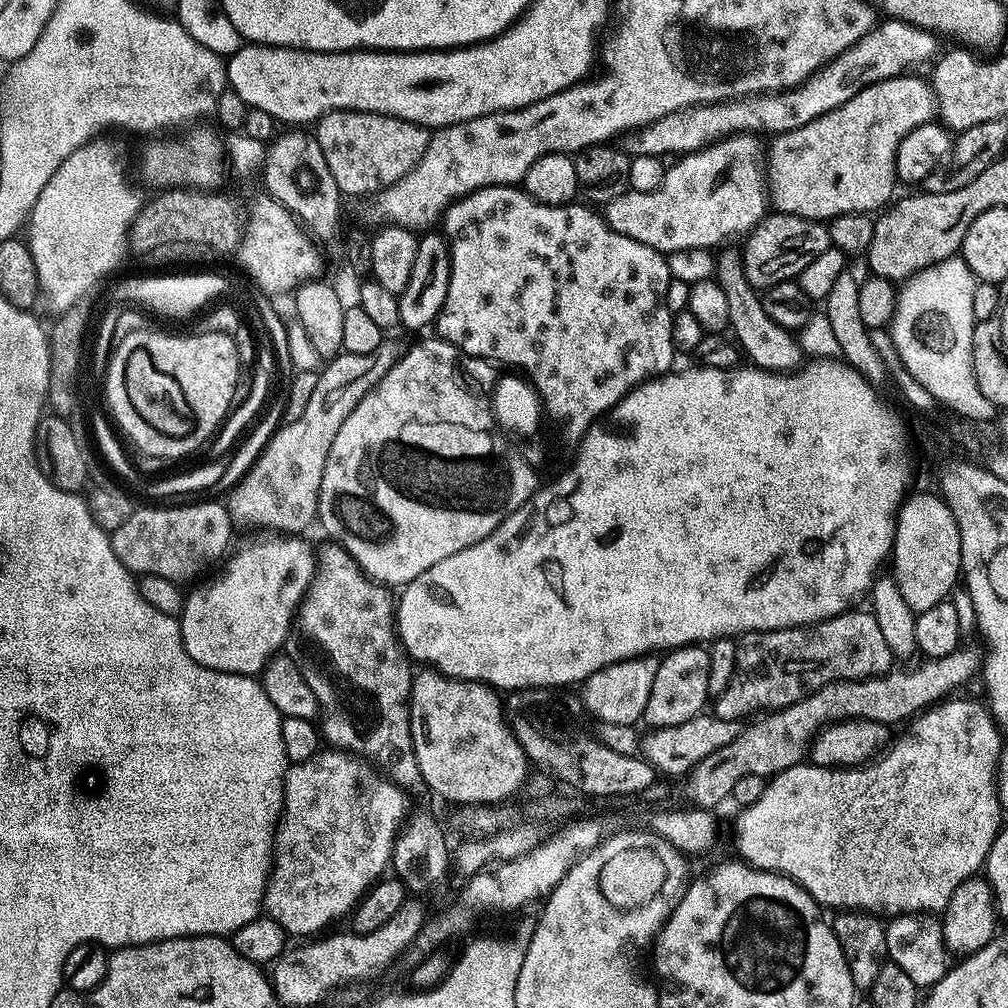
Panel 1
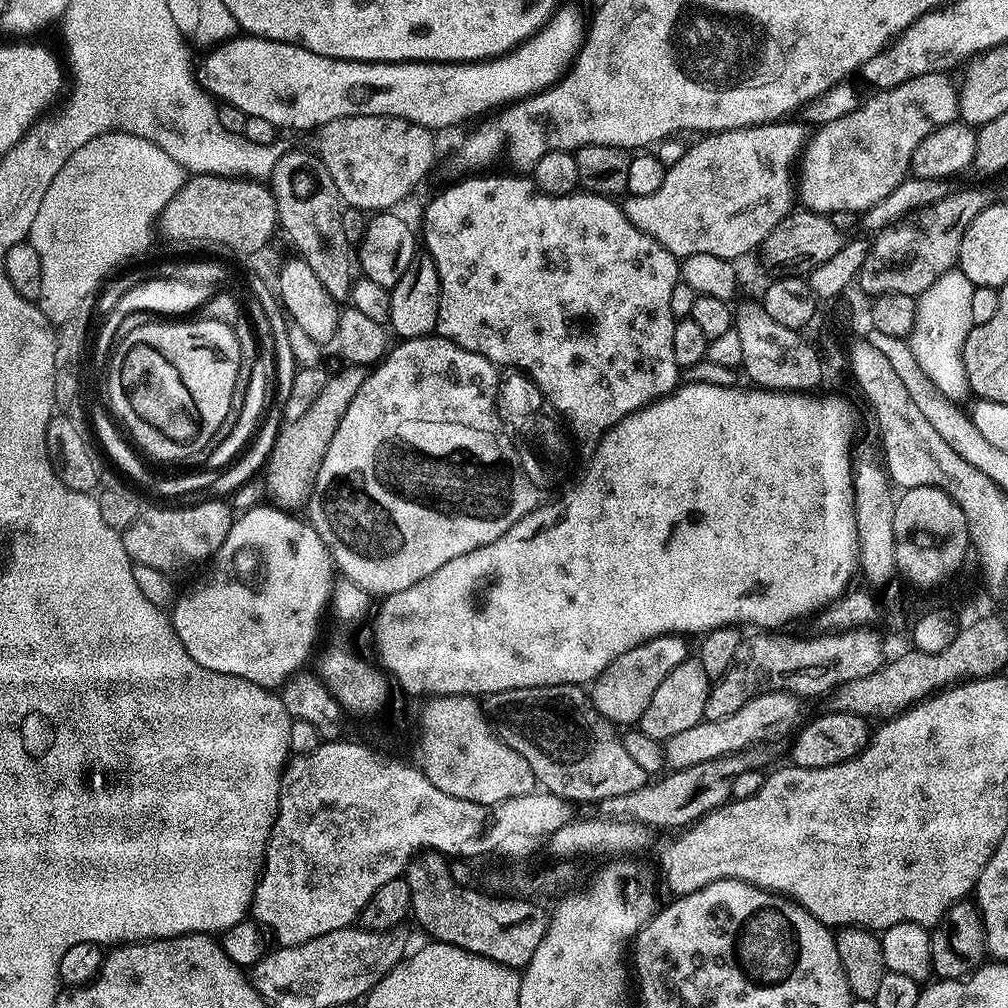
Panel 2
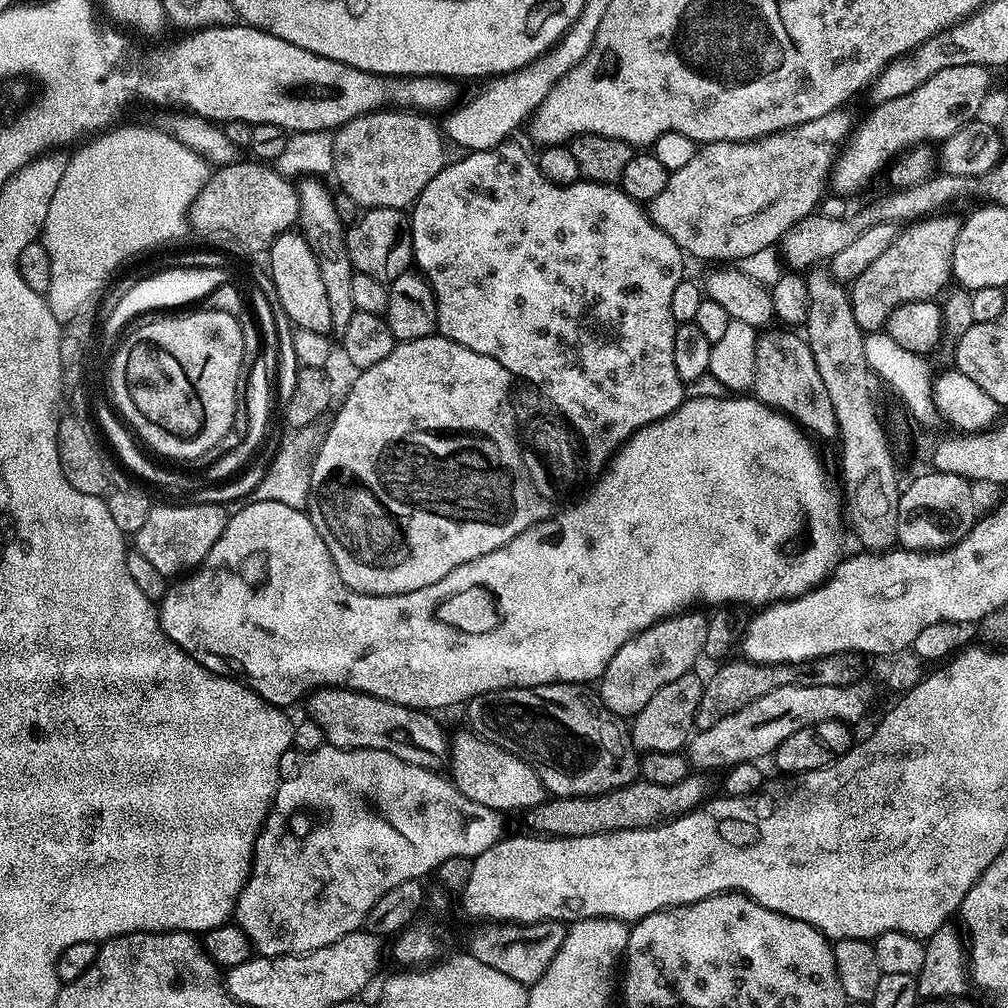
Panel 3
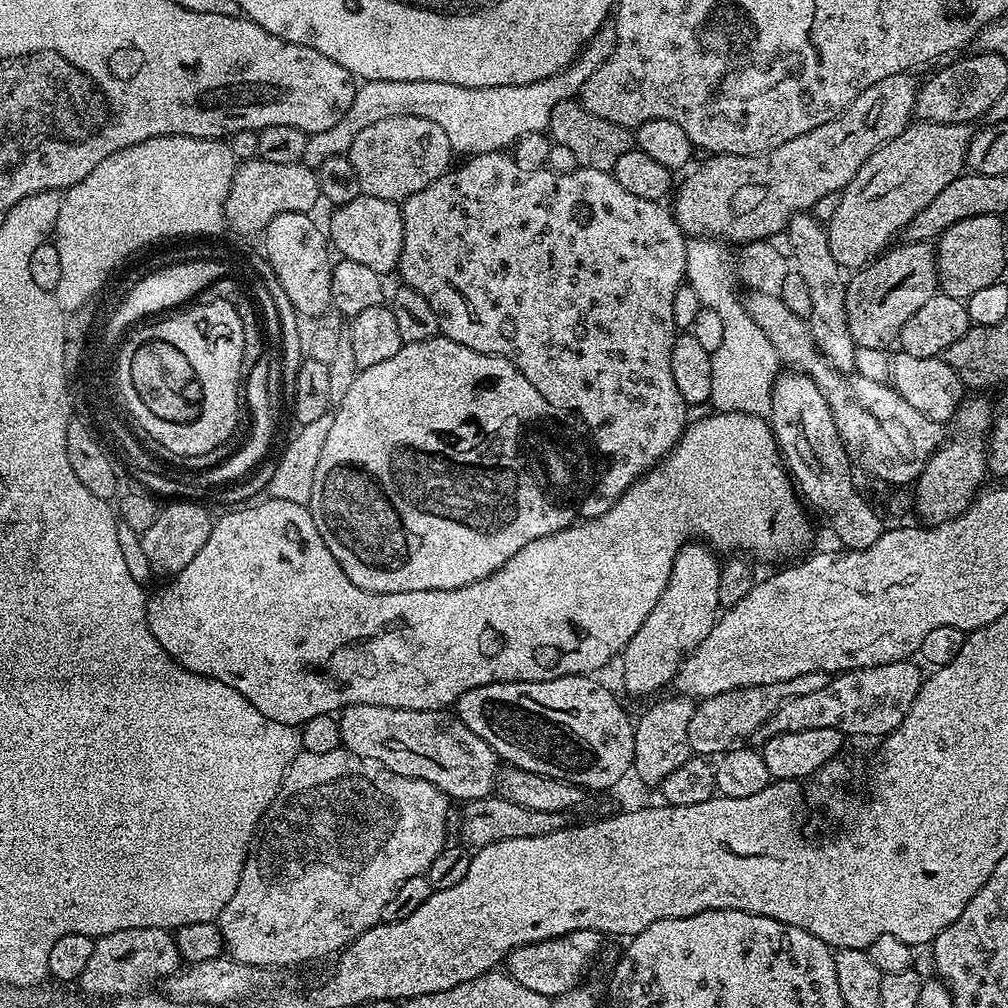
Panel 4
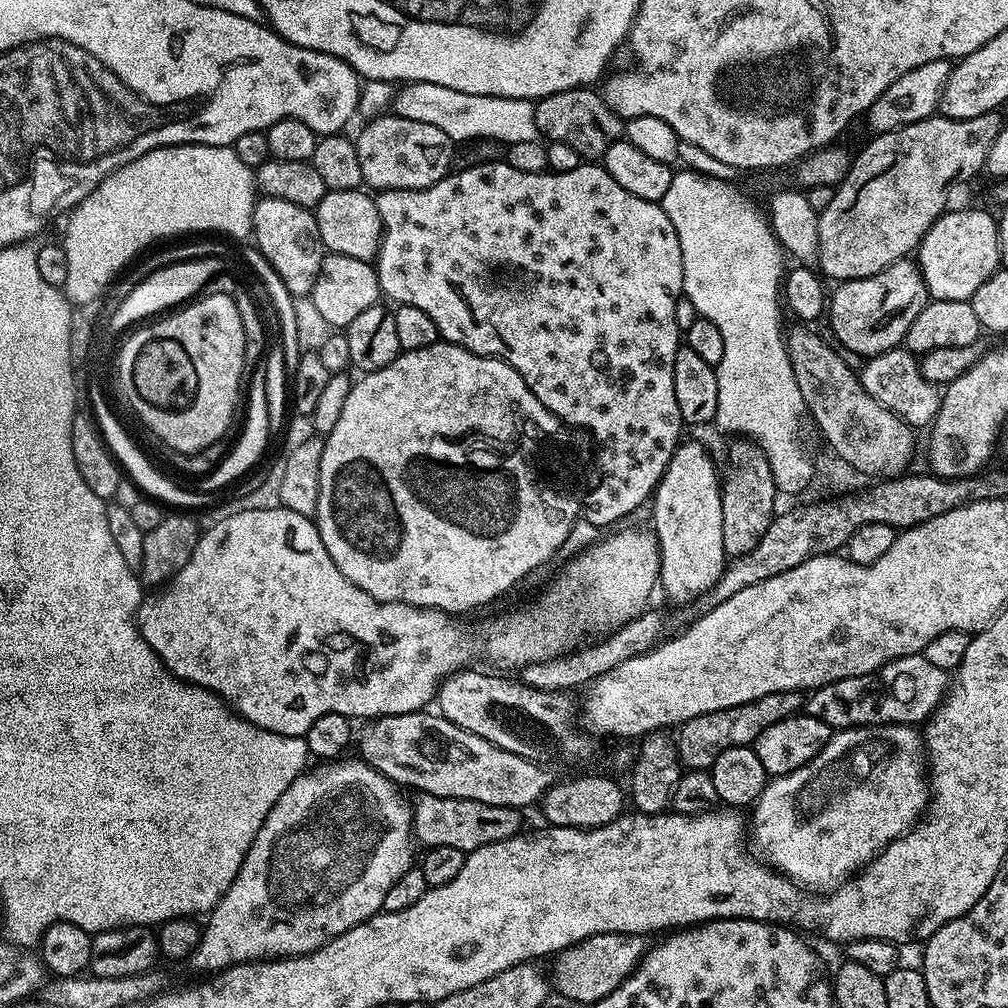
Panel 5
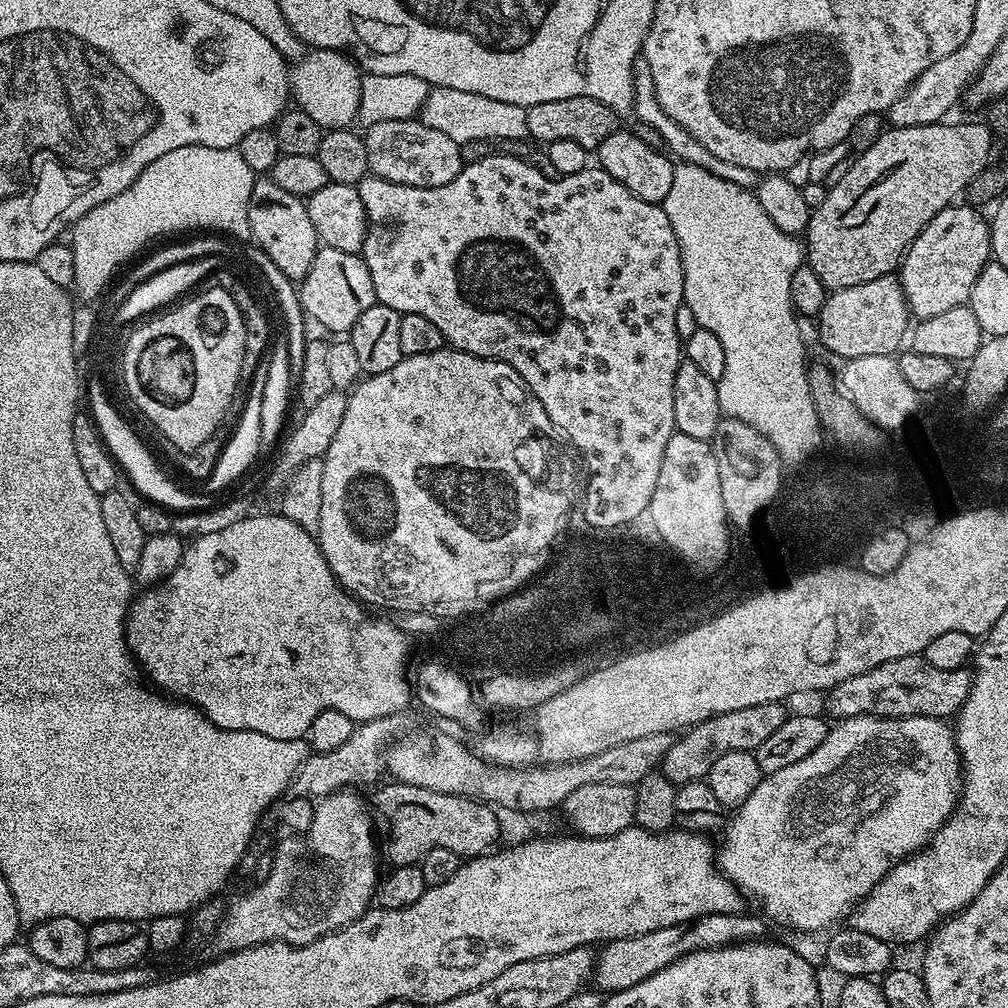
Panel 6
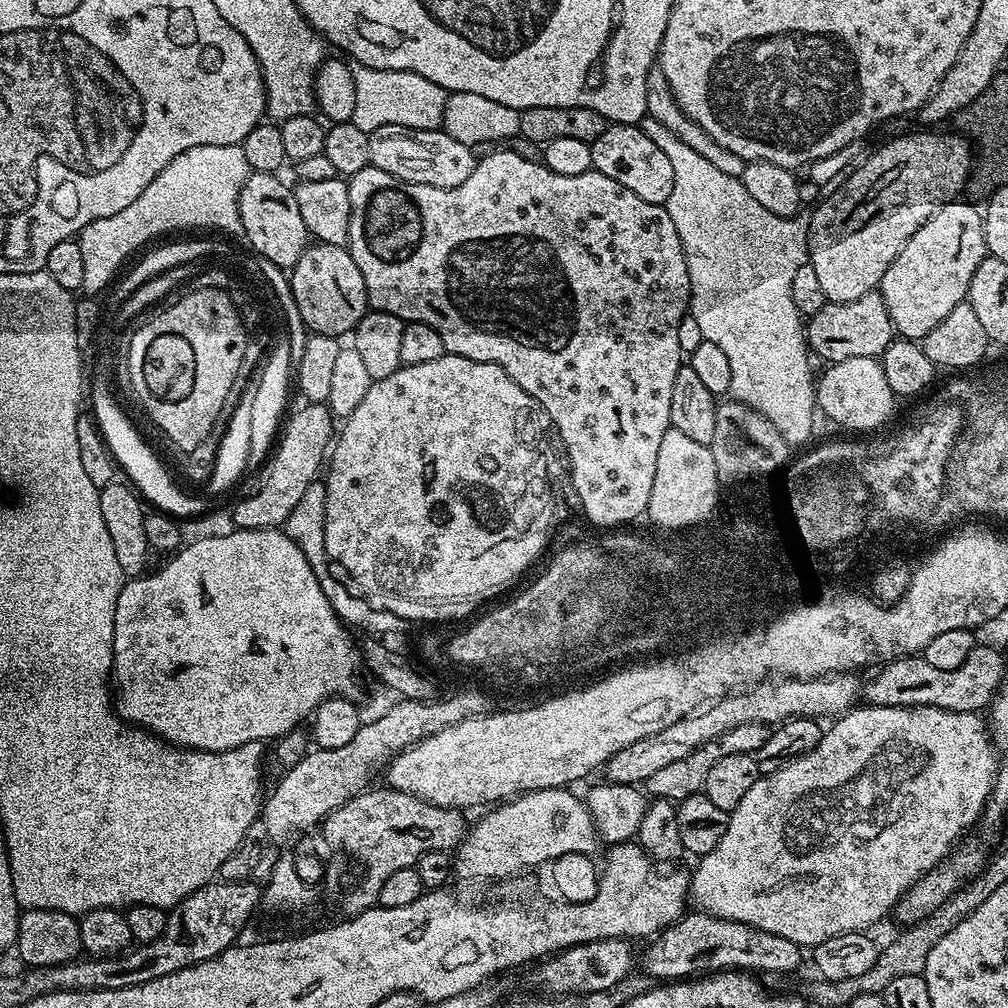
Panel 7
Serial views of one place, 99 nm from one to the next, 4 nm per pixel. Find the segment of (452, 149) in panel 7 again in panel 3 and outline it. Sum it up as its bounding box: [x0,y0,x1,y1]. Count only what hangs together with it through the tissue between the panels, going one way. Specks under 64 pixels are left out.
[332,110,445,209]

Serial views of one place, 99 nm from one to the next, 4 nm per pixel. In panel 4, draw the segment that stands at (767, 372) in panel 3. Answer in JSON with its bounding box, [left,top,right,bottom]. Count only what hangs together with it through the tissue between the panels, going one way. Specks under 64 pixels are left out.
[770,371,886,552]

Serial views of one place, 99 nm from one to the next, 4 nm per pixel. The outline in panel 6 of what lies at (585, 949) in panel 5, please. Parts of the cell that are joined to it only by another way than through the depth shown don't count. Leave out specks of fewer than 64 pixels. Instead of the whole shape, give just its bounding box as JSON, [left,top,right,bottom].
[594,914,765,994]

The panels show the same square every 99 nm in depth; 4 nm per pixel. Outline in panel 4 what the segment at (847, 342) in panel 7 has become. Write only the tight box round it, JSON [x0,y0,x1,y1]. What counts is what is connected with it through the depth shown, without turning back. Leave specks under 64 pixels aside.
[846,242,937,349]

